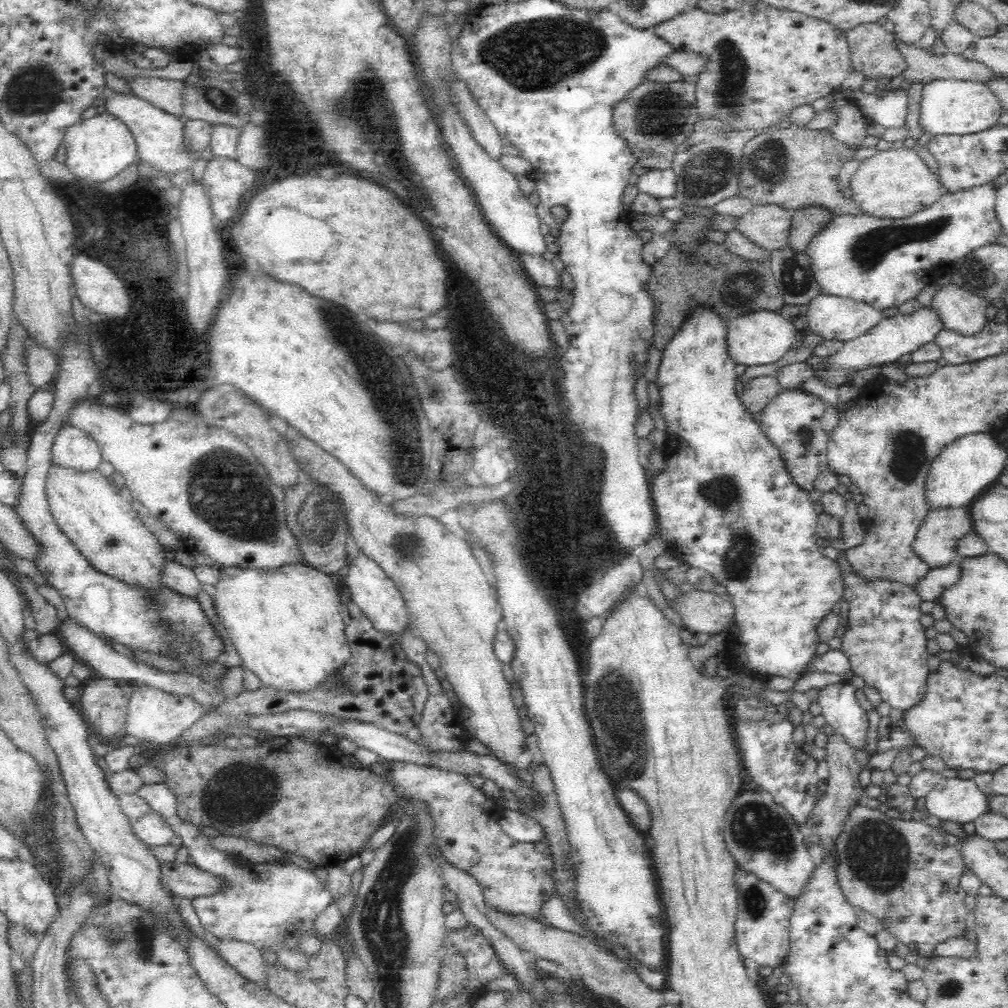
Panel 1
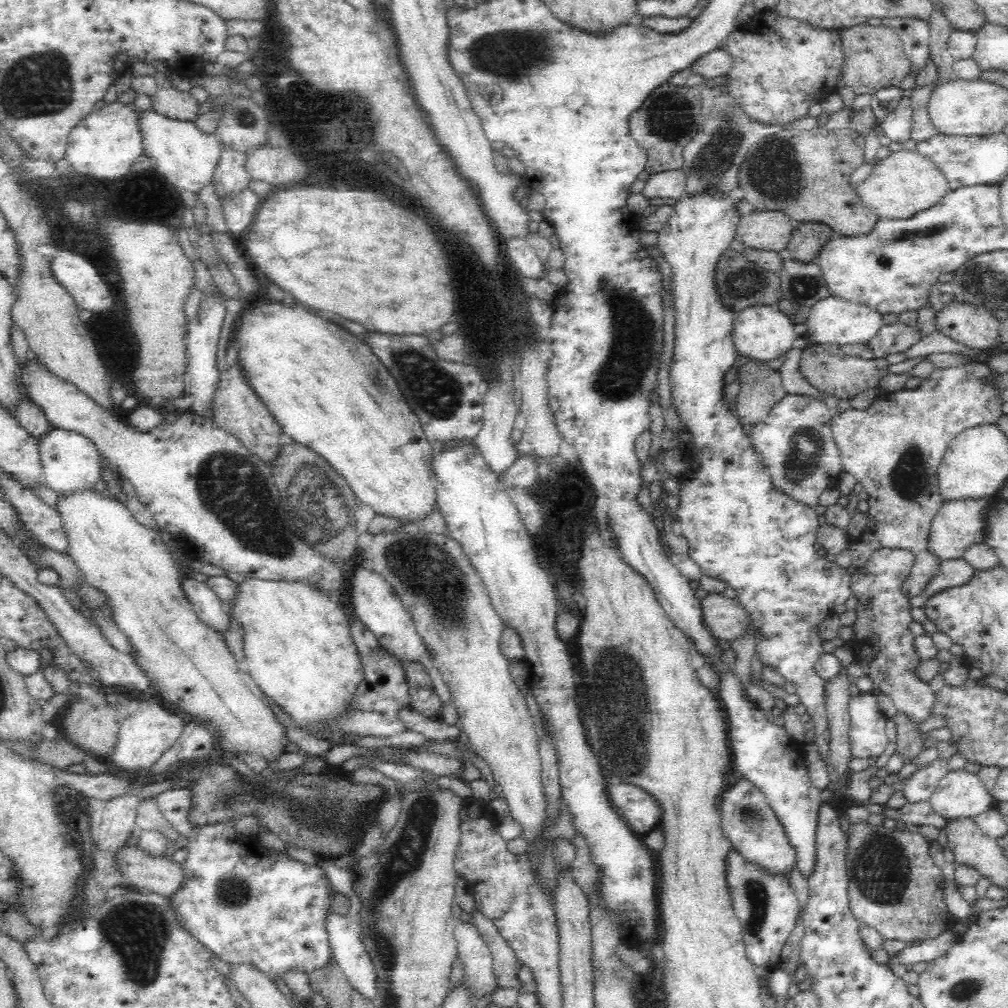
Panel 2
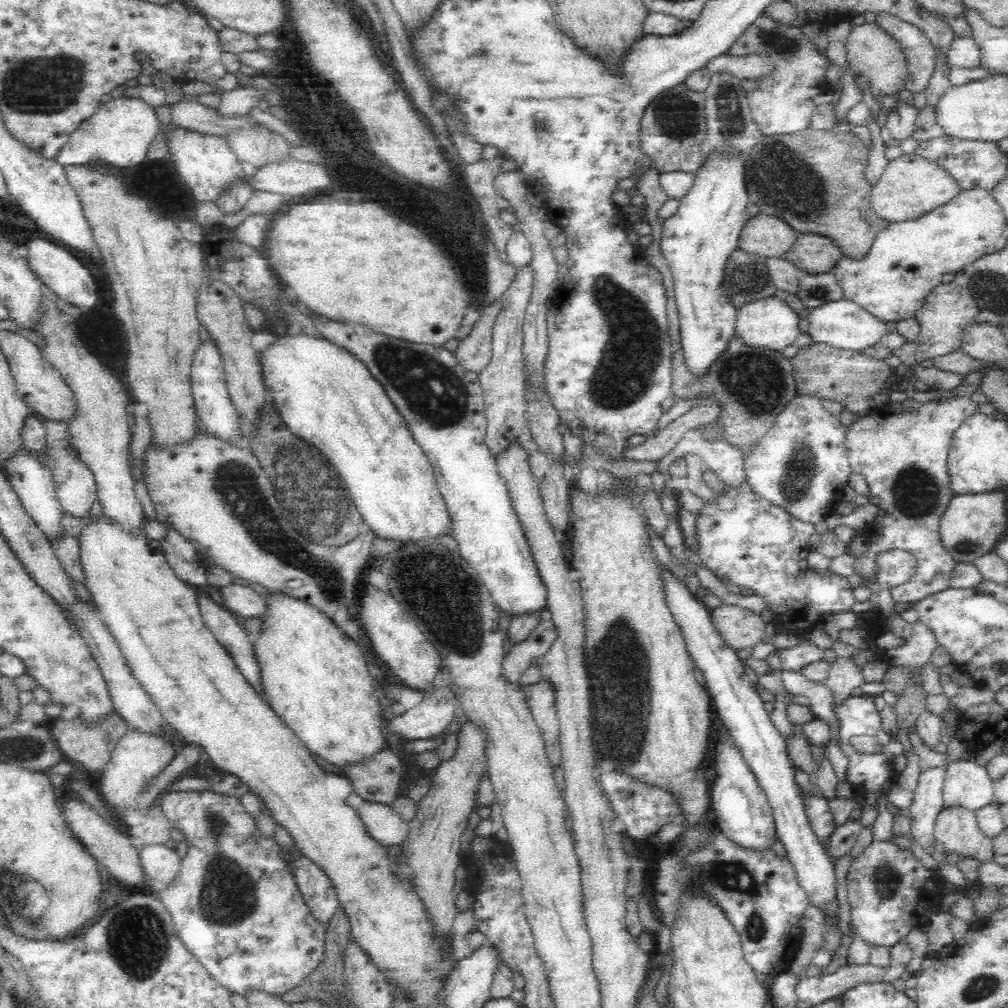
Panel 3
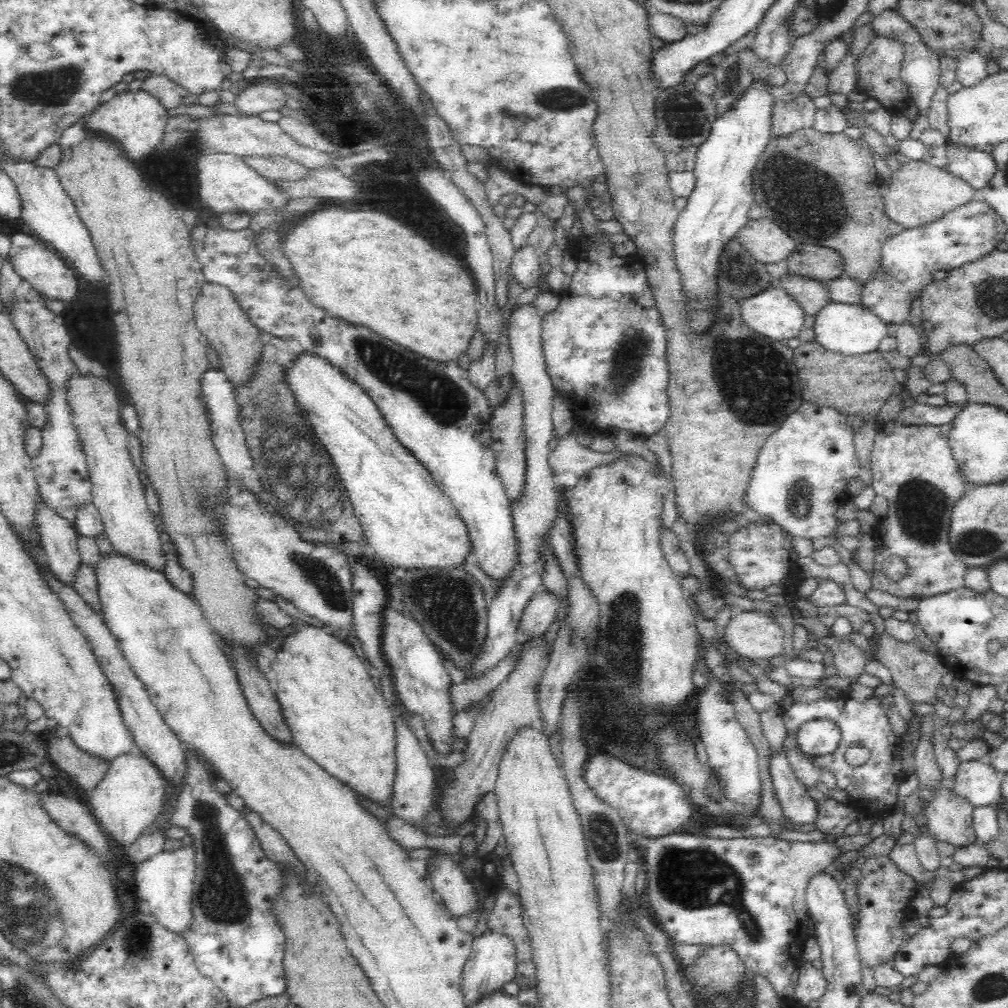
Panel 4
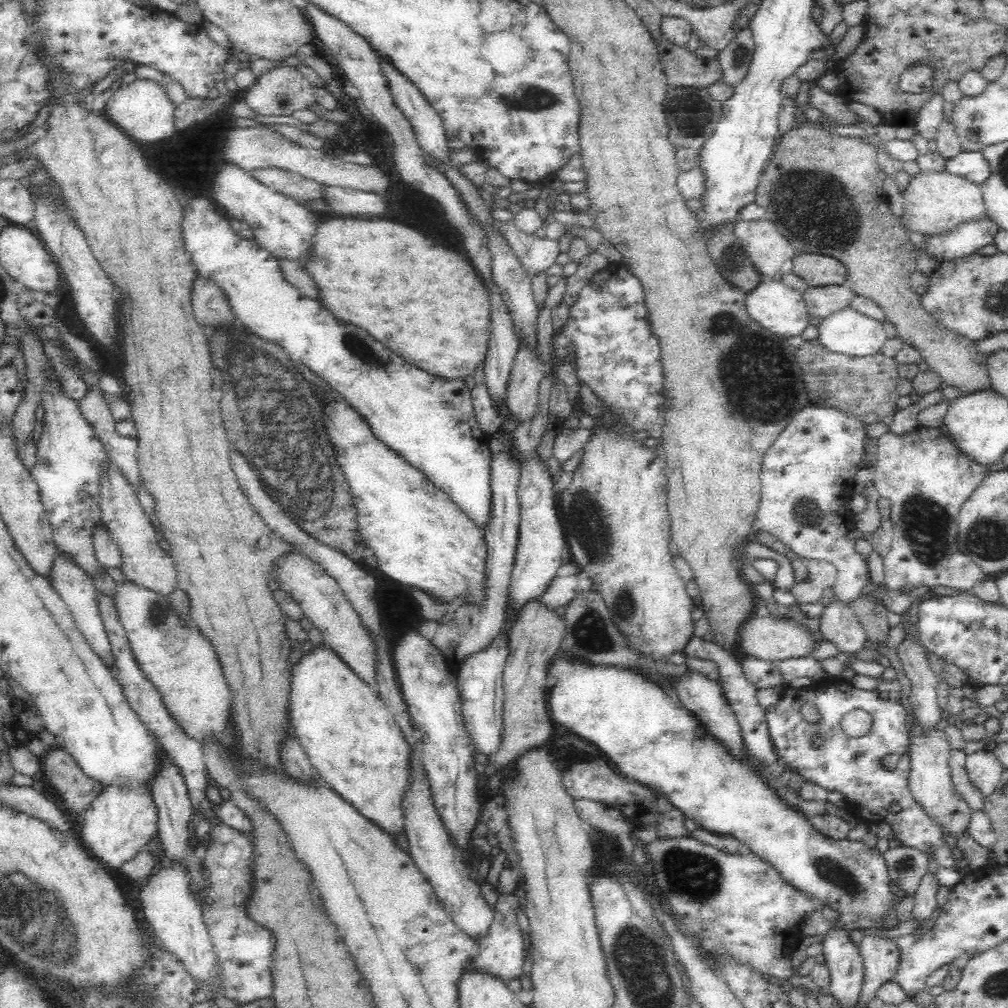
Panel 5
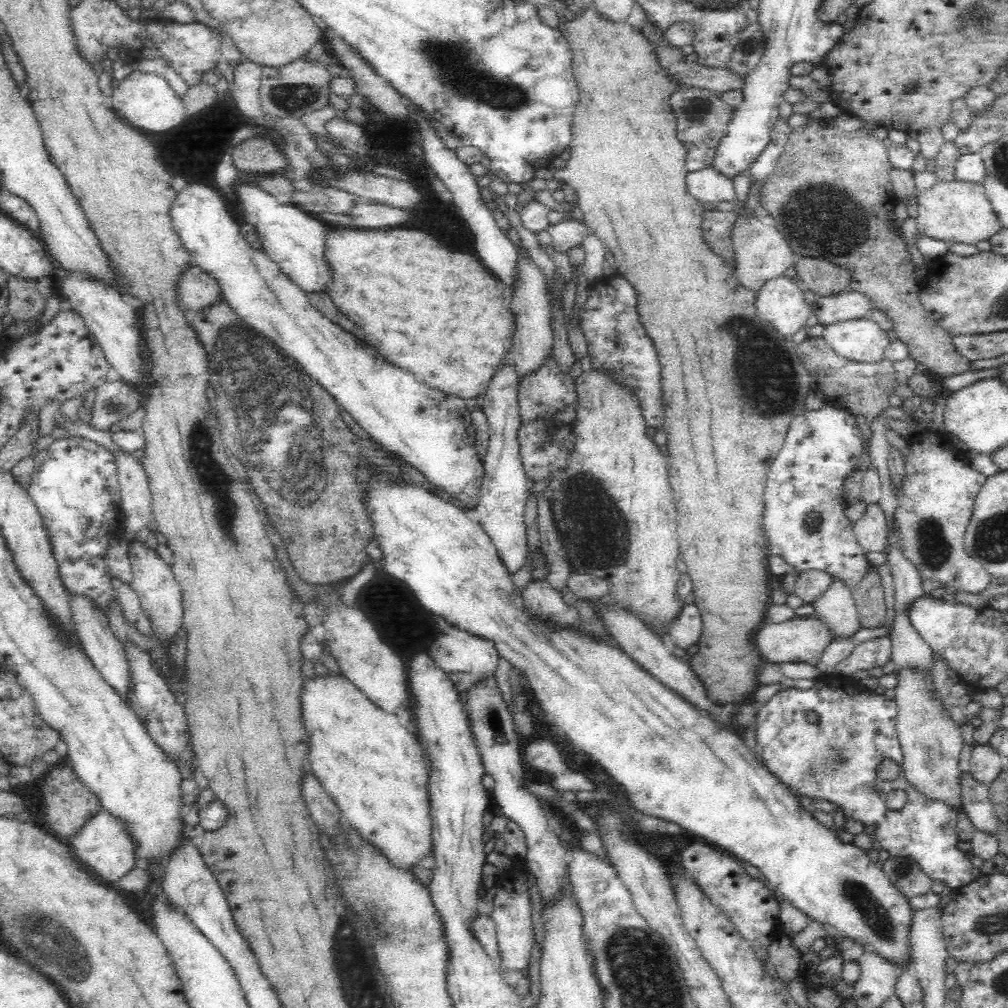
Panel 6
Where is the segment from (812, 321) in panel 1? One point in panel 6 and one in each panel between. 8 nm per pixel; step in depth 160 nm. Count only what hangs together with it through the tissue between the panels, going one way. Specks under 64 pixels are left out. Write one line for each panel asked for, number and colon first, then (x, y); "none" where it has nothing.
2: (832, 320)
3: (842, 323)
4: (850, 328)
5: (847, 331)
6: (860, 339)

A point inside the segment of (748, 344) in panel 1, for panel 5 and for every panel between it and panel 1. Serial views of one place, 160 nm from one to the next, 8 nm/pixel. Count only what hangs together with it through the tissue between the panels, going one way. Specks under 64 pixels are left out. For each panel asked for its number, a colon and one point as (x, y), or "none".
2: (761, 333)
3: (769, 323)
4: (772, 314)
5: (776, 307)

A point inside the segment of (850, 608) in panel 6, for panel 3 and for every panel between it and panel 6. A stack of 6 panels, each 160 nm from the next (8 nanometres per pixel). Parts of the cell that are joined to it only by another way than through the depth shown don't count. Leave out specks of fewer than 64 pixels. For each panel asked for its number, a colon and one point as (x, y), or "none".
3: (844, 675)
4: (849, 662)
5: (838, 624)

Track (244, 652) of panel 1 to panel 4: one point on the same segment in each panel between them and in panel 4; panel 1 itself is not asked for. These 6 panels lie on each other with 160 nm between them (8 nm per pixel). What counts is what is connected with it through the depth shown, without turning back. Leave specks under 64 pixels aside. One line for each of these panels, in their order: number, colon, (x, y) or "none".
2: (296, 639)
3: (316, 678)
4: (330, 700)

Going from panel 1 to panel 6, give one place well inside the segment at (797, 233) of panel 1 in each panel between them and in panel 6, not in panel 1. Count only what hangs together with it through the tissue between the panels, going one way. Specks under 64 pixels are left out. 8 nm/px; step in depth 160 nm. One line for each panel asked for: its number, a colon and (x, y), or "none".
2: (807, 236)
3: (814, 253)
4: (814, 261)
5: (815, 269)
6: (820, 277)

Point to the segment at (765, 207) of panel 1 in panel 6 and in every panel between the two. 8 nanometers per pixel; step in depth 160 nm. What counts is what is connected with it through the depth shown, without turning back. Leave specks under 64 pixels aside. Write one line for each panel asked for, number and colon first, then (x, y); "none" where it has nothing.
2: (765, 229)
3: (766, 235)
4: (766, 241)
5: (771, 252)
6: (762, 253)

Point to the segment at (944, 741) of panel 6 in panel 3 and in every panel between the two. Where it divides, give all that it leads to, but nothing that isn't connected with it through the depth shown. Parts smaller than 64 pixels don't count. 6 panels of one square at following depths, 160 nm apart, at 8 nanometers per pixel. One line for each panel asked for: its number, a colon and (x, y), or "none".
3: (957, 828)
4: (950, 818)
5: (930, 782)

